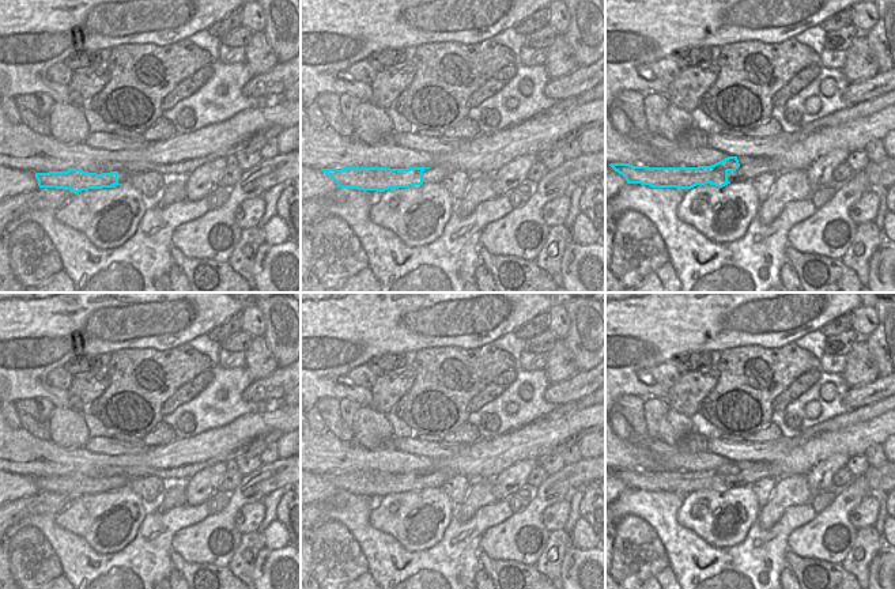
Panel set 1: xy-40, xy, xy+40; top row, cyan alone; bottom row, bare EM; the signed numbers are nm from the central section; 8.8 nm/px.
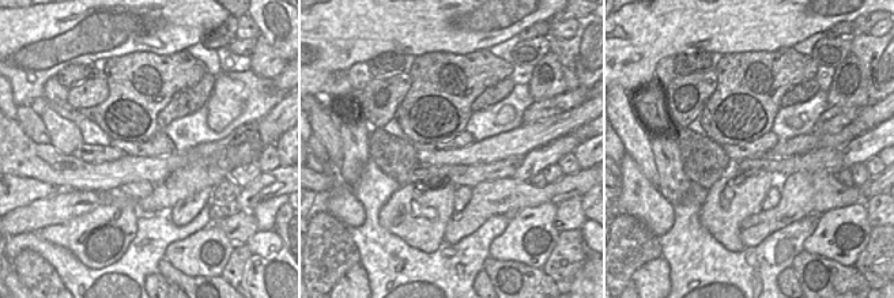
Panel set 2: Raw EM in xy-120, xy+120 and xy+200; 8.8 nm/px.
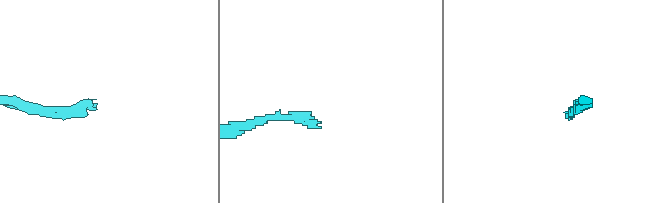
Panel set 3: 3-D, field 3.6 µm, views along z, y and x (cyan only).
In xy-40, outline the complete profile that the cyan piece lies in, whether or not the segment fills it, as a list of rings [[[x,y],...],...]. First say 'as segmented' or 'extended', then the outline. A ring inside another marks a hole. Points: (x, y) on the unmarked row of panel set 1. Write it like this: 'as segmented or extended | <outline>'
extended | [[[69,473],[67,476],[35,477],[39,492],[69,494],[75,499],[88,494],[112,492],[124,487],[129,487],[131,477],[88,477],[80,473]]]

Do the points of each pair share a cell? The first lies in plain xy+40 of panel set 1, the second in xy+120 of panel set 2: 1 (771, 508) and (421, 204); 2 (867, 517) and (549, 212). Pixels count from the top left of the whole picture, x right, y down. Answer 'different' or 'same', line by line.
1: different
2: different

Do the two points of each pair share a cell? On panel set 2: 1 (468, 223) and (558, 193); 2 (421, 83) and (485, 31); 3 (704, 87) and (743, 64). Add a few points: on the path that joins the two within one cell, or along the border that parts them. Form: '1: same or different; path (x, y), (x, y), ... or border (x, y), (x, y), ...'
1: same; path (490, 202), (500, 195), (536, 195)
2: different; border (487, 48), (468, 53), (425, 53)
3: different; border (715, 70), (716, 87), (702, 109)

